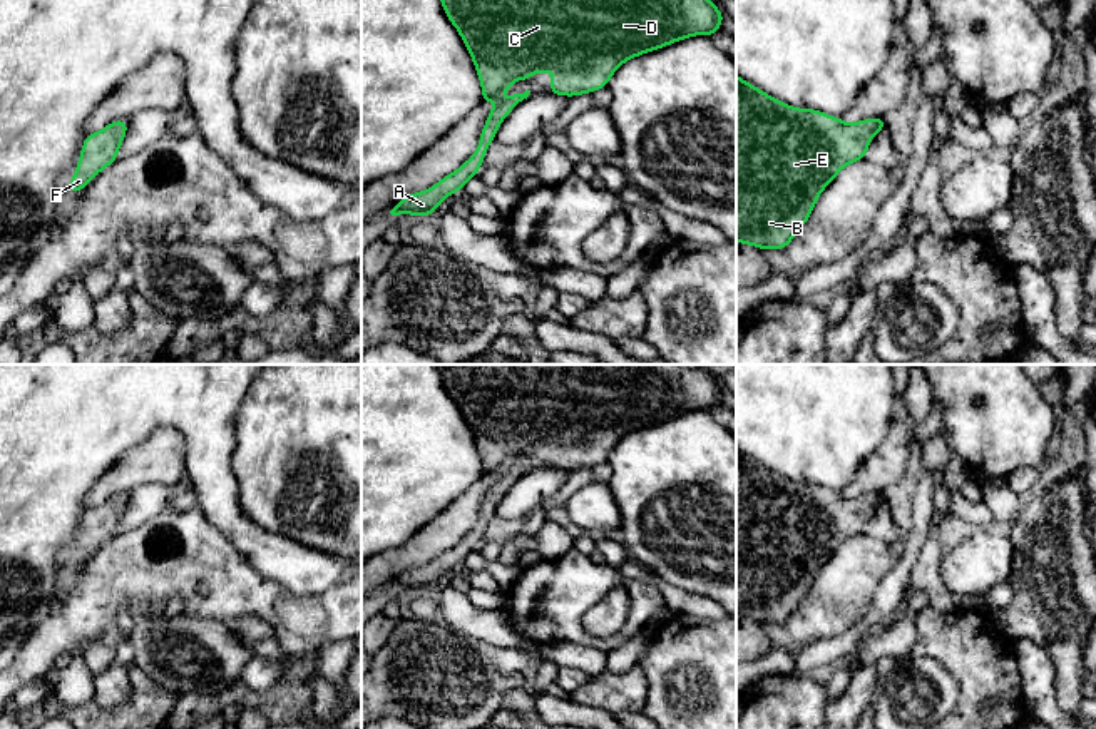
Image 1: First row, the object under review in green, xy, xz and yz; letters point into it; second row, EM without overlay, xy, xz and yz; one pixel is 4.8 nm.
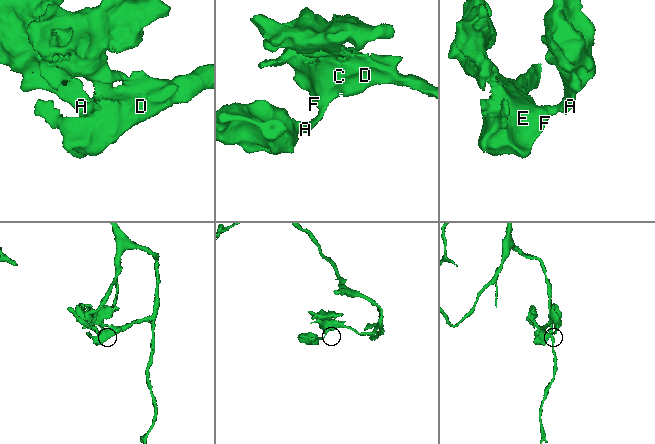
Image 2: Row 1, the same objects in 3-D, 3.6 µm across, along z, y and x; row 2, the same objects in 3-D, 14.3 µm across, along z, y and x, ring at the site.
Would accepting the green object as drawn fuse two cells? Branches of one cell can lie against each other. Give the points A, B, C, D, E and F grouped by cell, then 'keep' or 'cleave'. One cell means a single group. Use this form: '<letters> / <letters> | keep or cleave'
A B C D E F | keep

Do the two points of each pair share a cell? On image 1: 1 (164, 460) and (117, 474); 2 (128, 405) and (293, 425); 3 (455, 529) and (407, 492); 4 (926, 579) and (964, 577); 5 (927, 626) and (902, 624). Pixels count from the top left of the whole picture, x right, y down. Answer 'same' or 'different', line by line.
1: same
2: different
3: different
4: different
5: different

